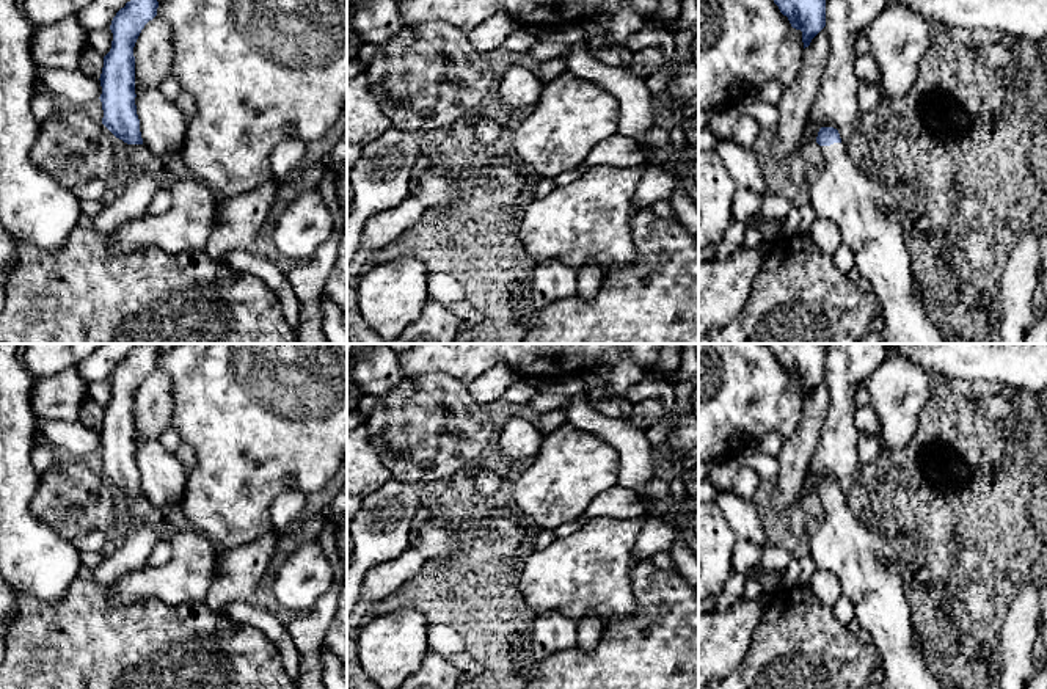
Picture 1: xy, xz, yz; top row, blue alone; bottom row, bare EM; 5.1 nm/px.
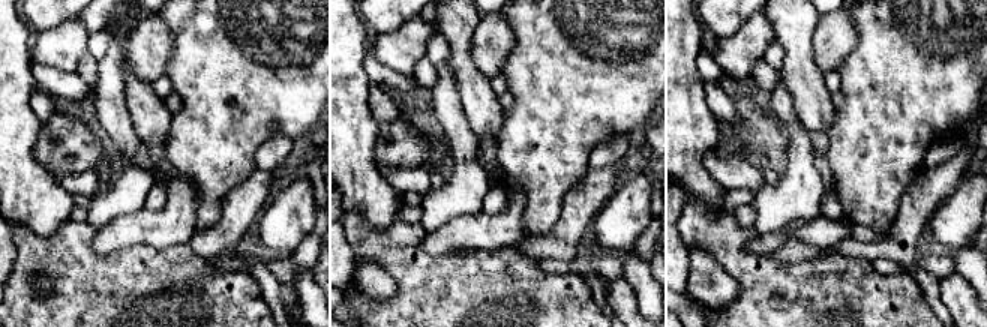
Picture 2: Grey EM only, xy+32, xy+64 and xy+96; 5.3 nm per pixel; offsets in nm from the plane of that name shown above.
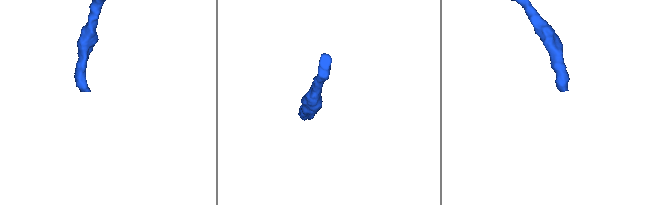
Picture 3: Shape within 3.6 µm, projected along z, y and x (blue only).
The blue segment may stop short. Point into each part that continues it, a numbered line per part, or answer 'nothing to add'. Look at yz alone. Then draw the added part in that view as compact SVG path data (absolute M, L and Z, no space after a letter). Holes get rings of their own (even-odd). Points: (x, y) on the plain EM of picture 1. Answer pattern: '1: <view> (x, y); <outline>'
1: yz (868, 567); M845 494L819 498L826 509L821 527L808 537L810 556L816 570L837 576L841 593L854 604L854 617L873 639L881 654L885 680L882 689L942 689L928 670L923 654L915 648L915 628L904 592L899 548L877 530L871 530L848 507Z

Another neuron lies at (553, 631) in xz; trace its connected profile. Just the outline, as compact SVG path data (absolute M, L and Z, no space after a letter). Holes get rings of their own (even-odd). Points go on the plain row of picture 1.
M548 611L535 618L531 651L537 665L557 651L578 647L578 625L559 611Z

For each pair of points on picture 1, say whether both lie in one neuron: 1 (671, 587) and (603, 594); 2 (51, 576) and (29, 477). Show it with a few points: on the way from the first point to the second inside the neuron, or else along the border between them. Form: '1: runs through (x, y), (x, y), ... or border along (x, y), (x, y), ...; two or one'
1: border along (636, 564), (631, 573), (636, 609), (611, 622); two
2: runs through (29, 551), (21, 537), (21, 503); one

